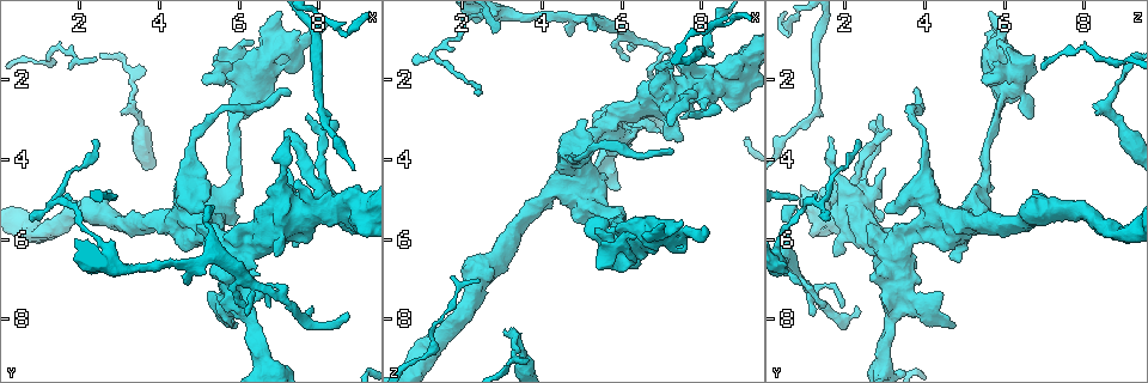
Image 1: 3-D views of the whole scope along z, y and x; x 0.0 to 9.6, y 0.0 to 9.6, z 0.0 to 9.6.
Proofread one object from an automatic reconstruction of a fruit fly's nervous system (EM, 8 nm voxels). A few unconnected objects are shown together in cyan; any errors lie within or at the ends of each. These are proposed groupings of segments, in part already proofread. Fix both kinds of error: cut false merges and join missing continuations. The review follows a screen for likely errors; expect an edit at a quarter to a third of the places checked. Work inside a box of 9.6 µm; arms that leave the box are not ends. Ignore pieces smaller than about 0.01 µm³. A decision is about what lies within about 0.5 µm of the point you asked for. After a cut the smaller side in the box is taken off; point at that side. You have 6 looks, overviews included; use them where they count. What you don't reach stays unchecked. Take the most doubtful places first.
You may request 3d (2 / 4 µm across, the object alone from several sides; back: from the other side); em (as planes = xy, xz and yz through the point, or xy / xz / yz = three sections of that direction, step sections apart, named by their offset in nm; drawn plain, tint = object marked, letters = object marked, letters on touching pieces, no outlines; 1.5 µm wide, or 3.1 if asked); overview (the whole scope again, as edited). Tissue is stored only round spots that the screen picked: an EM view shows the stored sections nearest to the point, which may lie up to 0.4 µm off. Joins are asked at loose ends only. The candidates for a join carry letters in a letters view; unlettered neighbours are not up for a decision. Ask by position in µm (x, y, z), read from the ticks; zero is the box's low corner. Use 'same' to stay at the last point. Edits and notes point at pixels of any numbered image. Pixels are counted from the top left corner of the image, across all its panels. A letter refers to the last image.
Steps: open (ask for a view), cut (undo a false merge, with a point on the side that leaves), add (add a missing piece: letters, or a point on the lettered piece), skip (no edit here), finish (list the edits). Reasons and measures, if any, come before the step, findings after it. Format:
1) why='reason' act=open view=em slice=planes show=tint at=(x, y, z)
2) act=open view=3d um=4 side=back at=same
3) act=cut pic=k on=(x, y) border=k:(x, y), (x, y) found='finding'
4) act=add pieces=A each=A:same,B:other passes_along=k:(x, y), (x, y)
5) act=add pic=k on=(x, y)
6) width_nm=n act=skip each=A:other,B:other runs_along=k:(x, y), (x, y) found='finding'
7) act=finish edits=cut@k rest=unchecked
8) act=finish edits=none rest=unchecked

why='thick end' act=open view=3d um=2 at=(8.30, 4.80, 1.75)

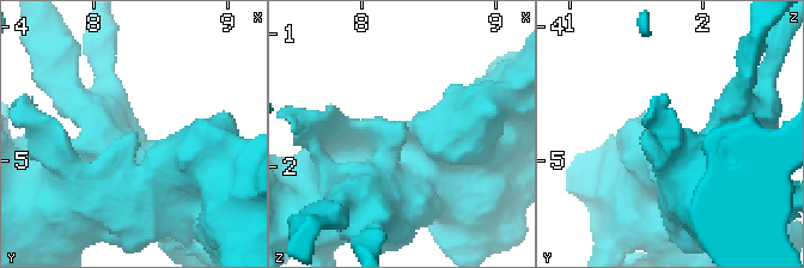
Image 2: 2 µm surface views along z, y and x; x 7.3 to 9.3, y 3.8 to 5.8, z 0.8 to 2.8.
why='shape alone is not enough' act=open view=em um=3.1 slice=yz step=8 show=tint at=(8.32, 4.82, 1.72)

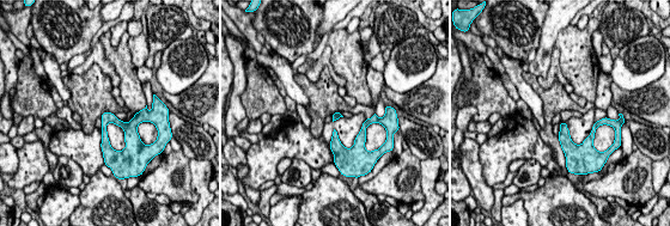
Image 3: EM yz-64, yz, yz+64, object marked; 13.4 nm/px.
act=open view=em um=3.1 slice=planes show=letters at=same

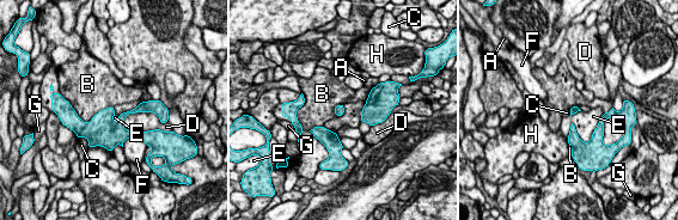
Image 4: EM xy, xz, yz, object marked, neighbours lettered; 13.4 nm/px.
longest_contact=B:550nm act=skip each=A:other,B:other,C:other,D:other,E:other,F:other,G:other,H:other border=4:(112, 105), (86, 122), (73, 109) found='none of them fits'

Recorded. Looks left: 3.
why='an open end' act=open view=3d um=2 at=(6.40, 6.70, 2.80)

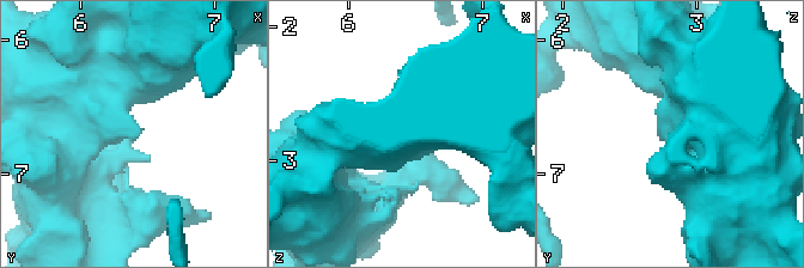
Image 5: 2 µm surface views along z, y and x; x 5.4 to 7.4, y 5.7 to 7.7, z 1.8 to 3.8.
why='shape alone is not enough' act=open view=em slice=planes show=letters at=(6.42, 6.74, 2.76)

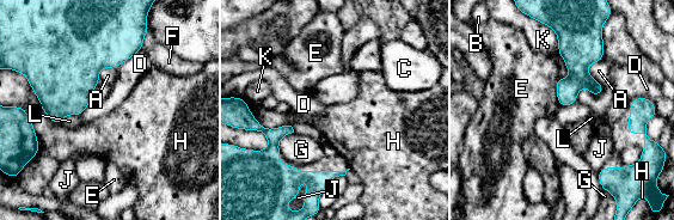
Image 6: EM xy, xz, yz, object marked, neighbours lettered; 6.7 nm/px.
act=skip each=A:other,B:other,C:other,D:other,E:other,F:other,G:other,H:other,J:other,K:other,L:other border=6:(253, 115), (269, 128), (290, 126) found='none of them fits'

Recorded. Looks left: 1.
why='tapers out' act=open view=em slice=yz step=4 show=letters at=(3.60, 1.90, 9.00)

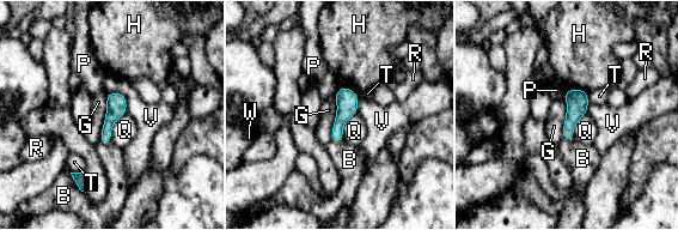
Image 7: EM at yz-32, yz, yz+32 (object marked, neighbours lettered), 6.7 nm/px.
act=skip each=B:other,G:other,H:other,P:other,Q:other,R:other,T:other,V:other,W:other border=7:(107, 94), (107, 114), (98, 141) found='no lettered piece goes on from it'

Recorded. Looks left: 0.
act=finish edits=none rest=unchecked

